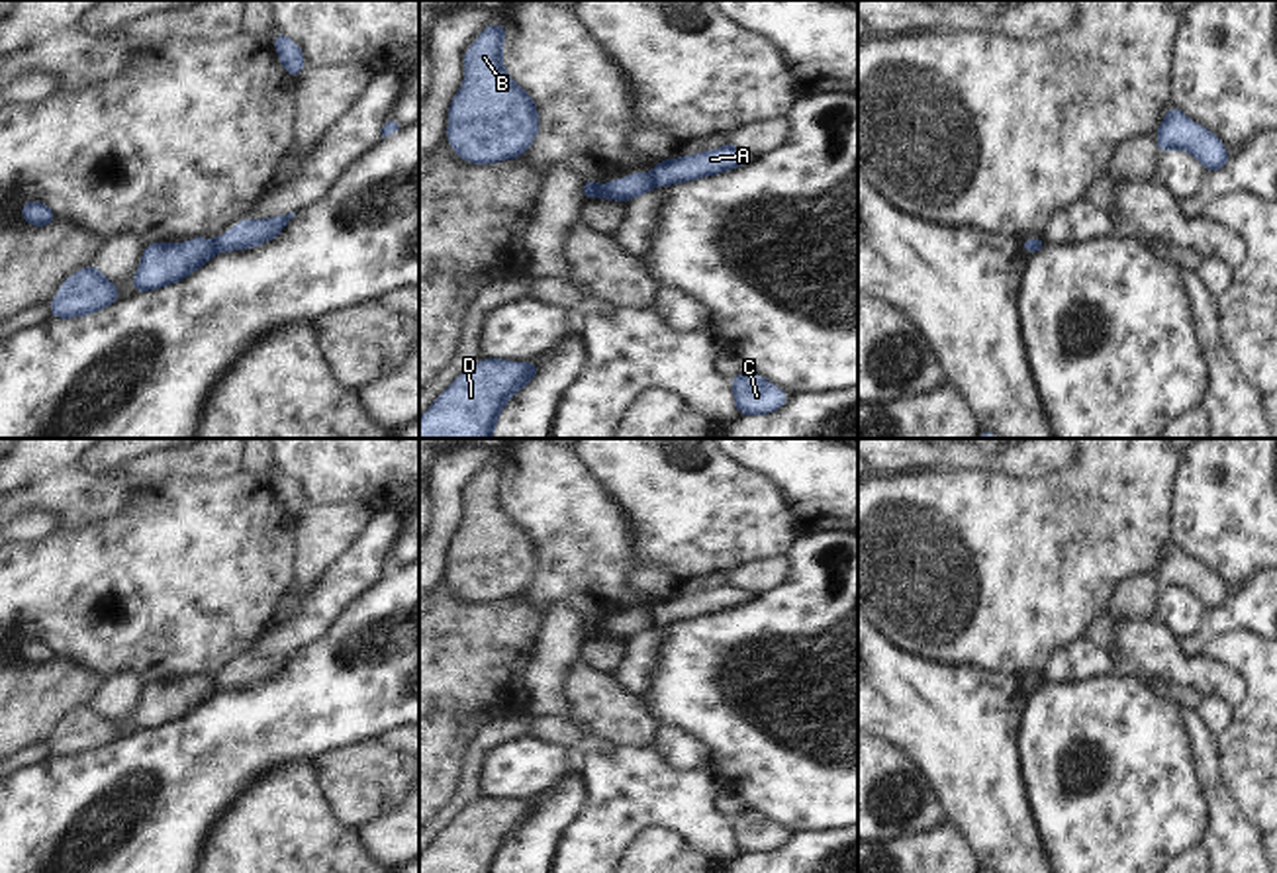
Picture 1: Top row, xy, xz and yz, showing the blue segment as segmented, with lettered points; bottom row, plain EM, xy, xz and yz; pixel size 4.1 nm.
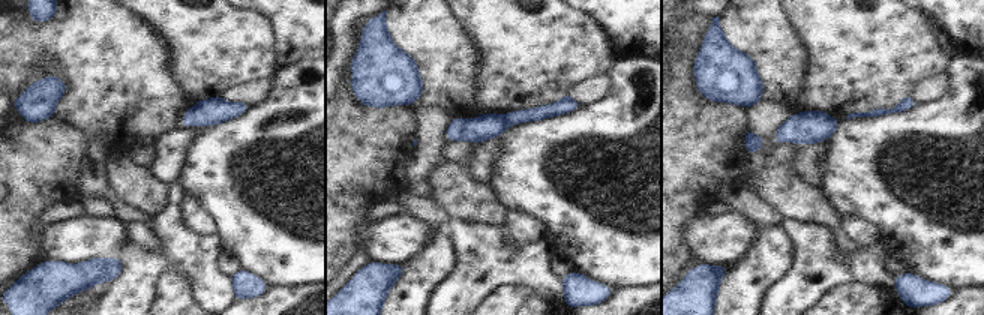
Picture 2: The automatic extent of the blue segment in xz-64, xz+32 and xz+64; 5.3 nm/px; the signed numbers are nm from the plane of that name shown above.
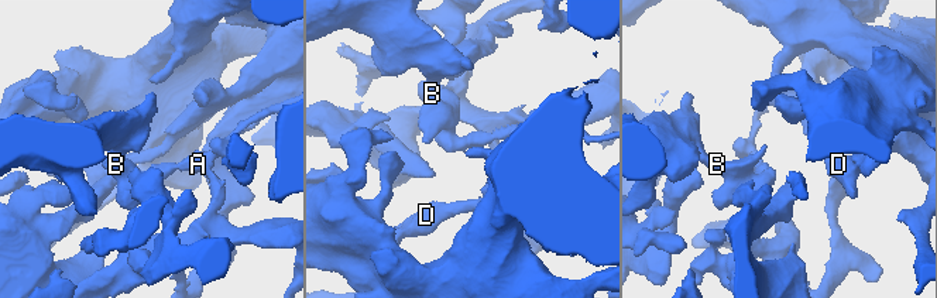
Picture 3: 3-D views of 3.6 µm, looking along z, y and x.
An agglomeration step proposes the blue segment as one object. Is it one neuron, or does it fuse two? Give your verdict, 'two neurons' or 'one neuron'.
two neurons

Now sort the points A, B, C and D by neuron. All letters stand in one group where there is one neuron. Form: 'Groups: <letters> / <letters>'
Groups: A / B C D.

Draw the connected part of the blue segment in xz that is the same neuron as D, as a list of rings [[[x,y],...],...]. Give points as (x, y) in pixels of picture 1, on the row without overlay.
[[[482,797],[419,857],[419,873],[494,873],[505,842],[541,810],[535,801]]]

